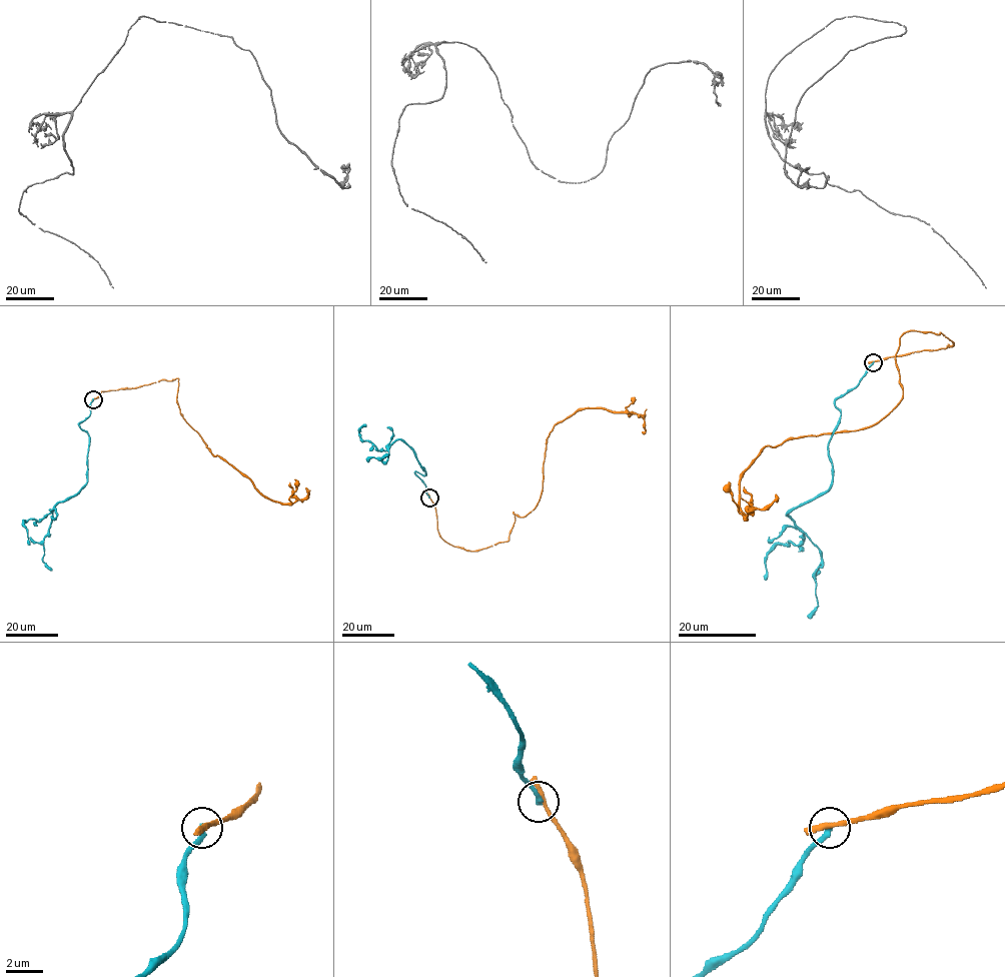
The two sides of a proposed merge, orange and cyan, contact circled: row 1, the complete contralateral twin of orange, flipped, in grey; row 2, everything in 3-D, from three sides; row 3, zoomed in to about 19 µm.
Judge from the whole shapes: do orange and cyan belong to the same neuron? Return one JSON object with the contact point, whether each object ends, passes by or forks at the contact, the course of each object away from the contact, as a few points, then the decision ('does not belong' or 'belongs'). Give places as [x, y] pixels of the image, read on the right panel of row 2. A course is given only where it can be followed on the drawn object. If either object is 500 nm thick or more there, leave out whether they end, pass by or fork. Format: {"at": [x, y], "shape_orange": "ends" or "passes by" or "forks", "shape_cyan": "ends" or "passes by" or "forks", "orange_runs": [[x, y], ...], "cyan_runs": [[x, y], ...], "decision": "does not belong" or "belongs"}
{"at": [873, 362], "shape_orange": "passes by", "shape_cyan": "ends", "orange_runs": [[873, 361], [953, 345], [905, 331], [892, 409], [854, 430], [766, 446], [740, 481], [745, 518], [776, 494]], "cyan_runs": [[873, 361], [836, 399], [841, 413], [828, 444], [832, 484], [787, 515], [822, 559], [810, 619]], "decision": "does not belong"}

